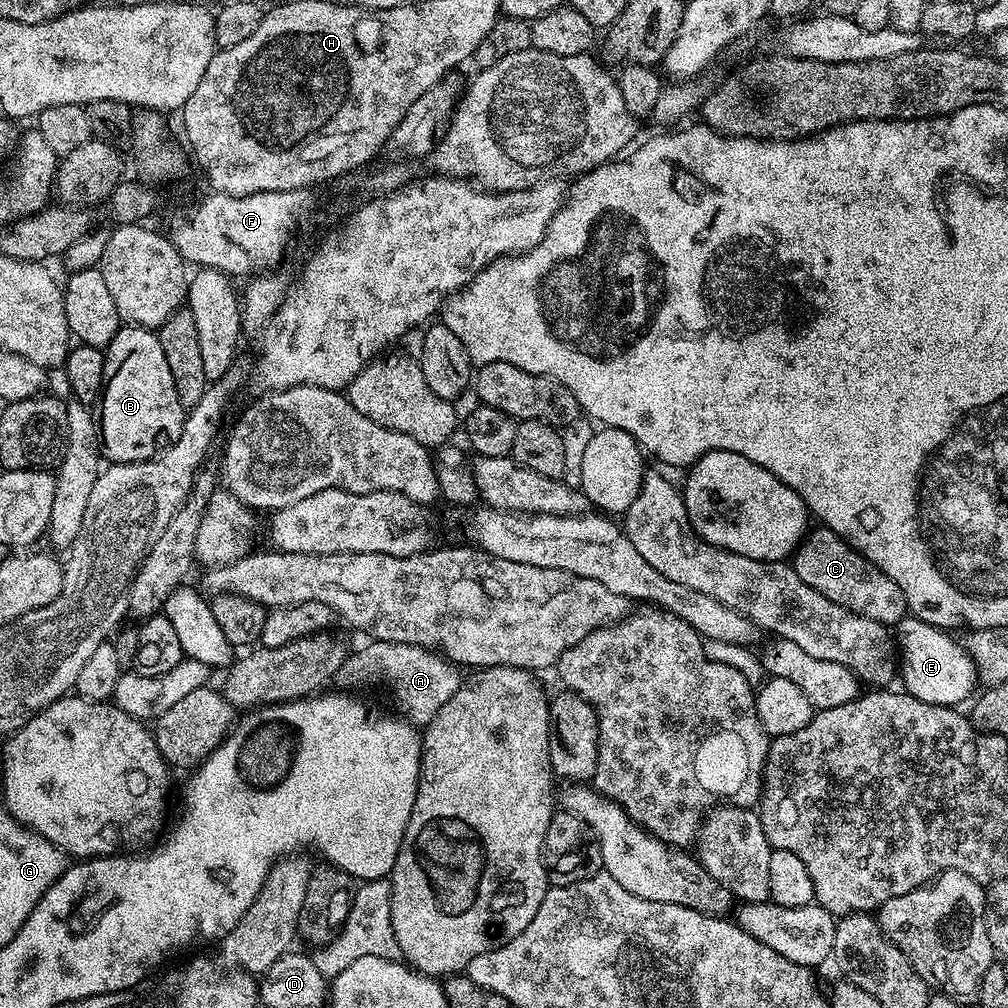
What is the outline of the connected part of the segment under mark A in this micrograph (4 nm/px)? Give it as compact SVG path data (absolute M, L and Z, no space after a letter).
M372 640L365 648L353 651L342 662L336 680L344 684L368 684L371 680L385 680L396 691L396 700L400 703L403 715L409 724L427 726L454 698L462 683L461 669L447 656L421 644L395 644L385 640Z

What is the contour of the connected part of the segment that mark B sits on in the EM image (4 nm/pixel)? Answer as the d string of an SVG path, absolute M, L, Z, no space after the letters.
M124 326L110 341L104 353L104 385L100 391L99 408L98 433L105 461L114 464L133 464L150 460L157 455L163 436L175 438L180 435L184 428L186 409L178 398L178 390L174 390L174 374L170 374L166 354L162 354L162 342L153 329Z

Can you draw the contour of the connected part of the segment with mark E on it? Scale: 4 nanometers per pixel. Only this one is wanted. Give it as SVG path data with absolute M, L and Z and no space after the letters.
M908 614L894 628L894 640L898 645L898 676L904 684L903 691L927 704L960 706L960 703L977 691L978 673L970 654L951 631L935 628Z

